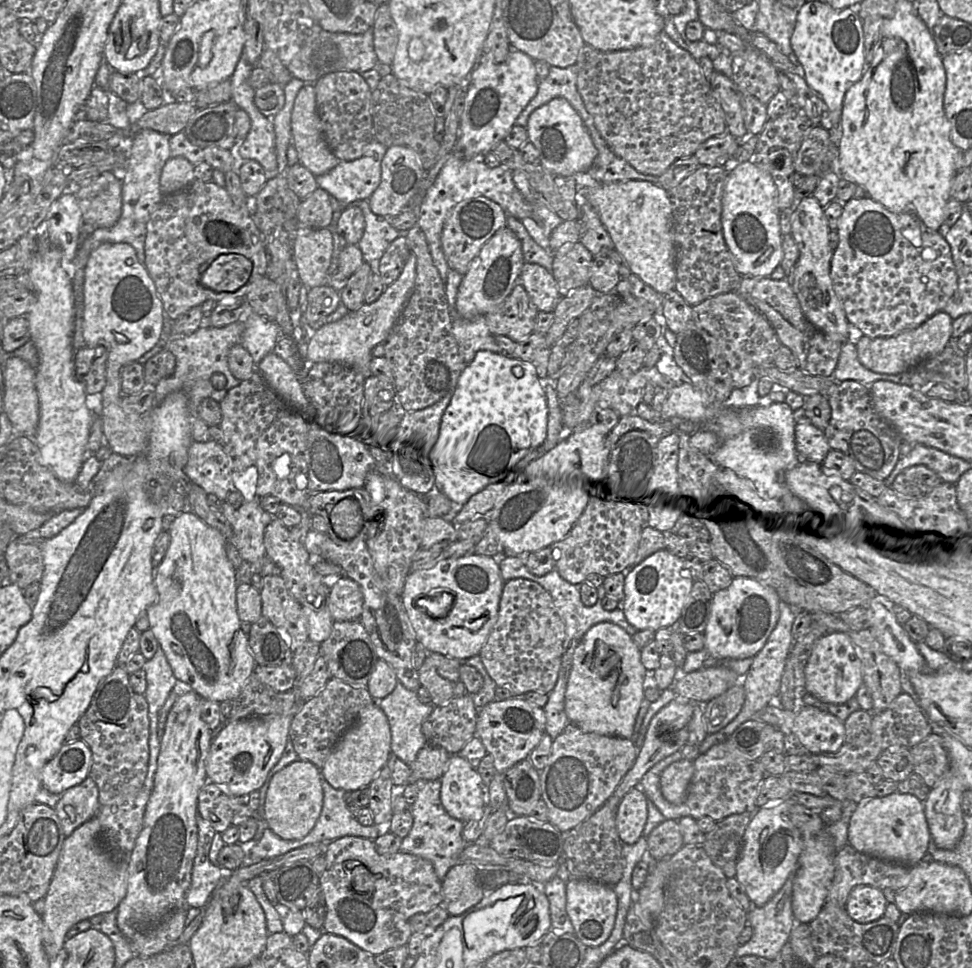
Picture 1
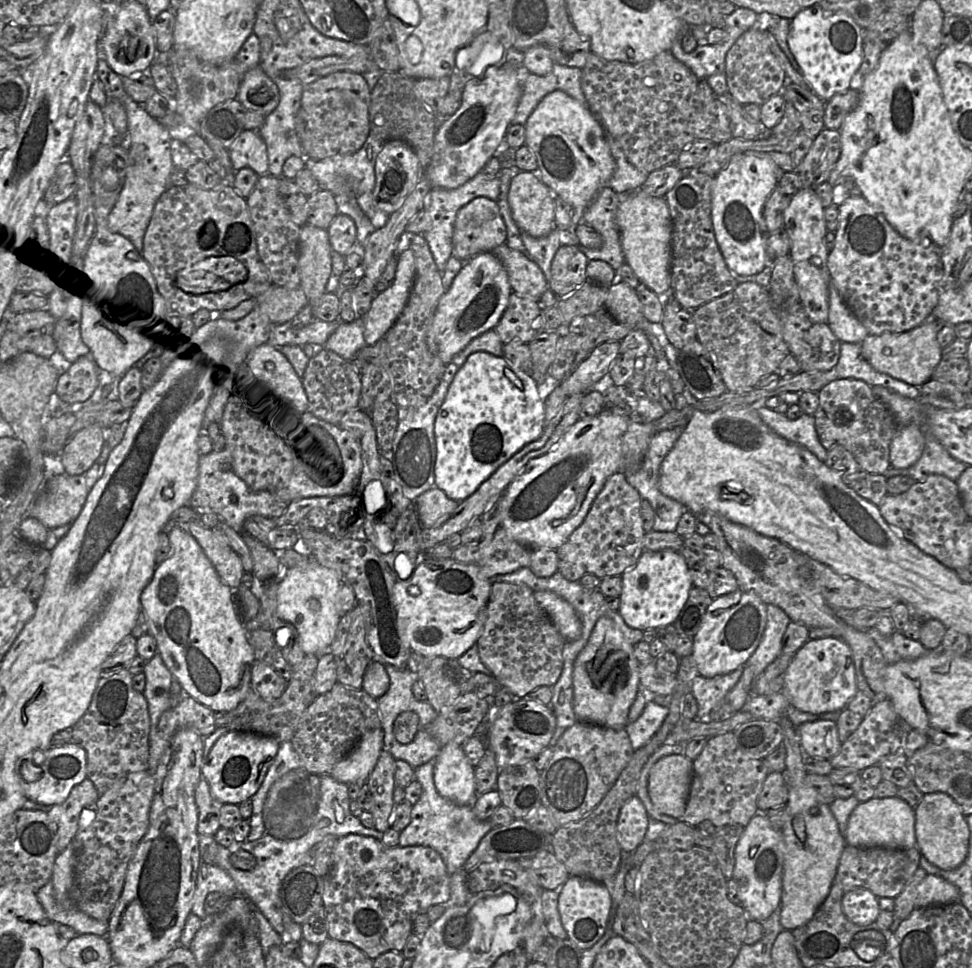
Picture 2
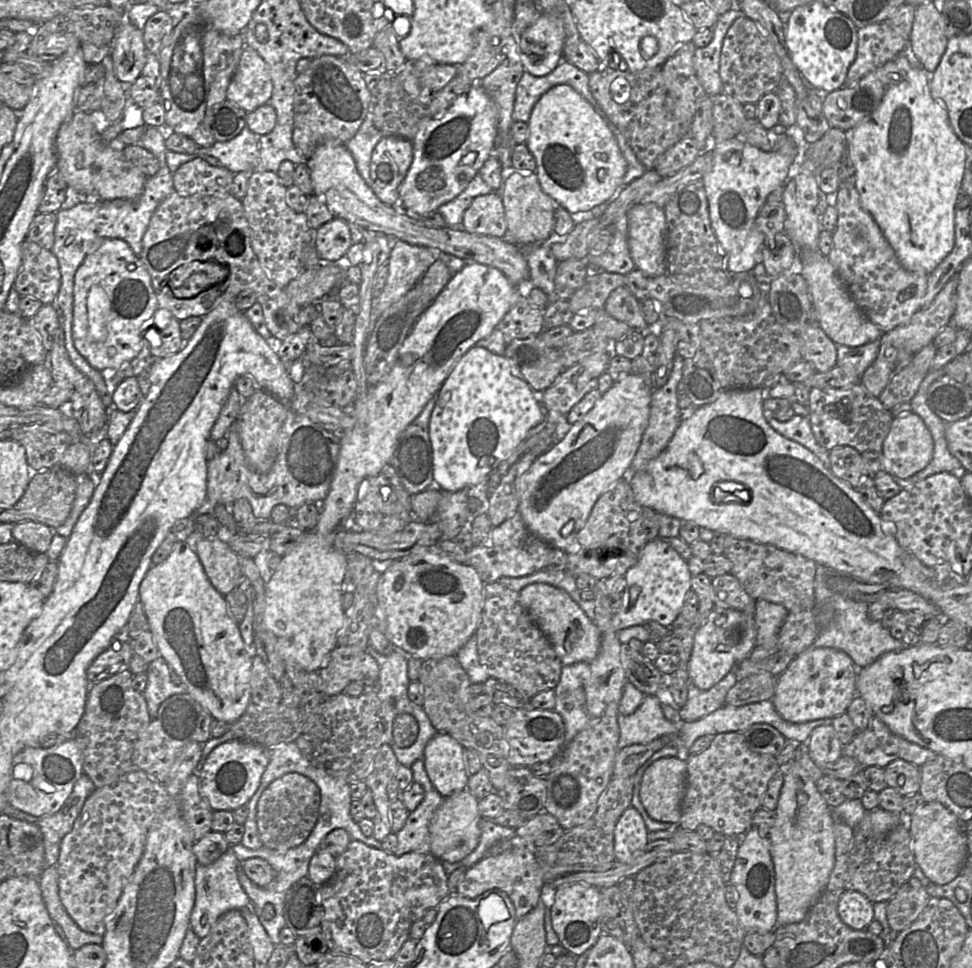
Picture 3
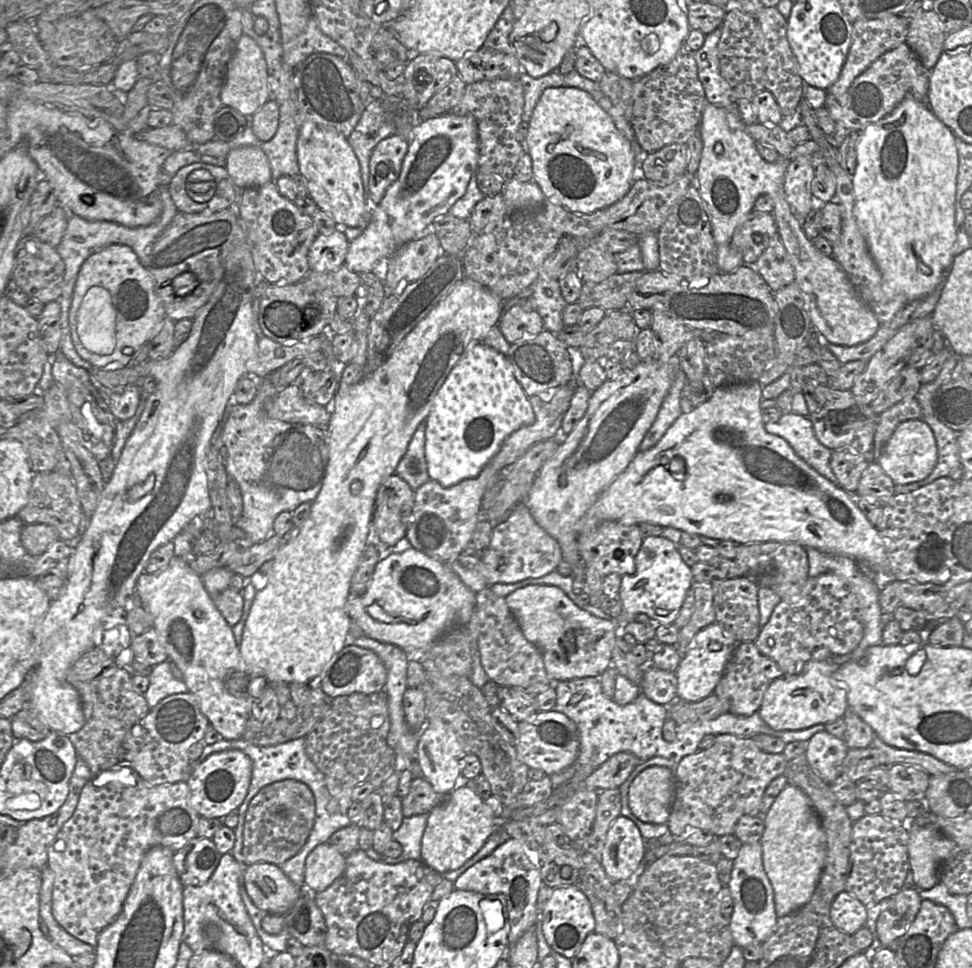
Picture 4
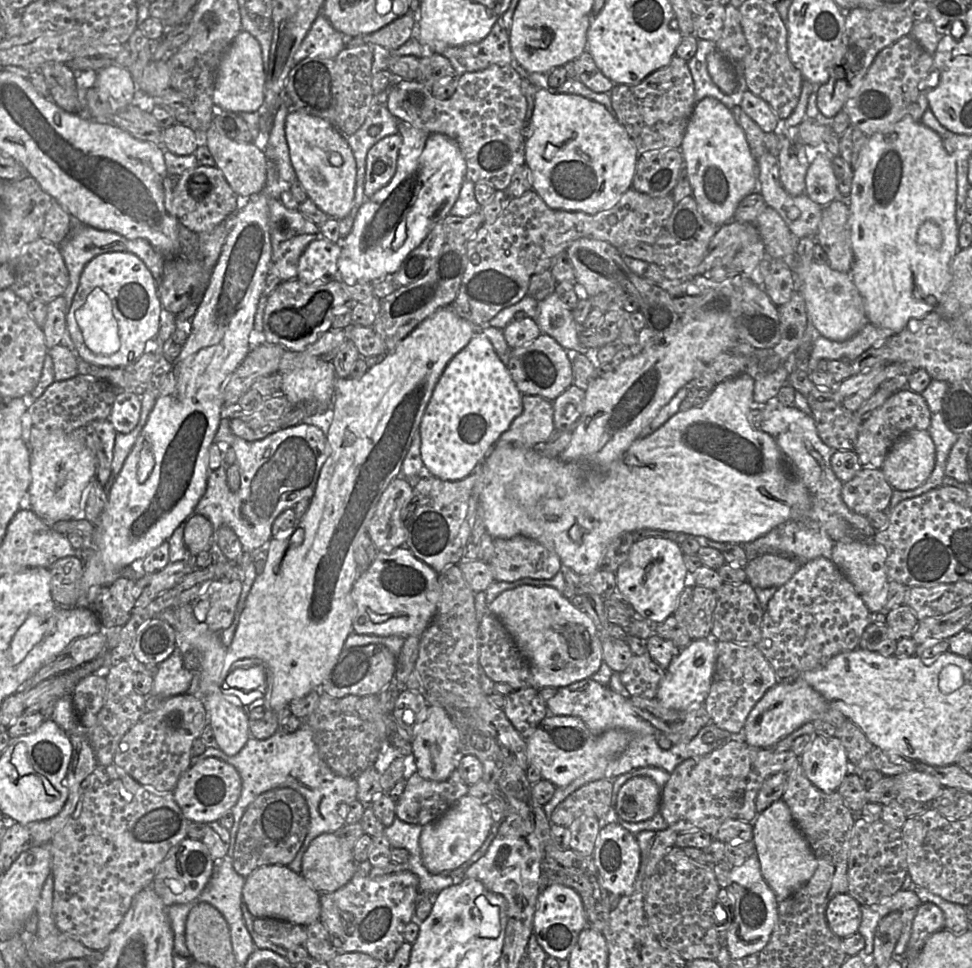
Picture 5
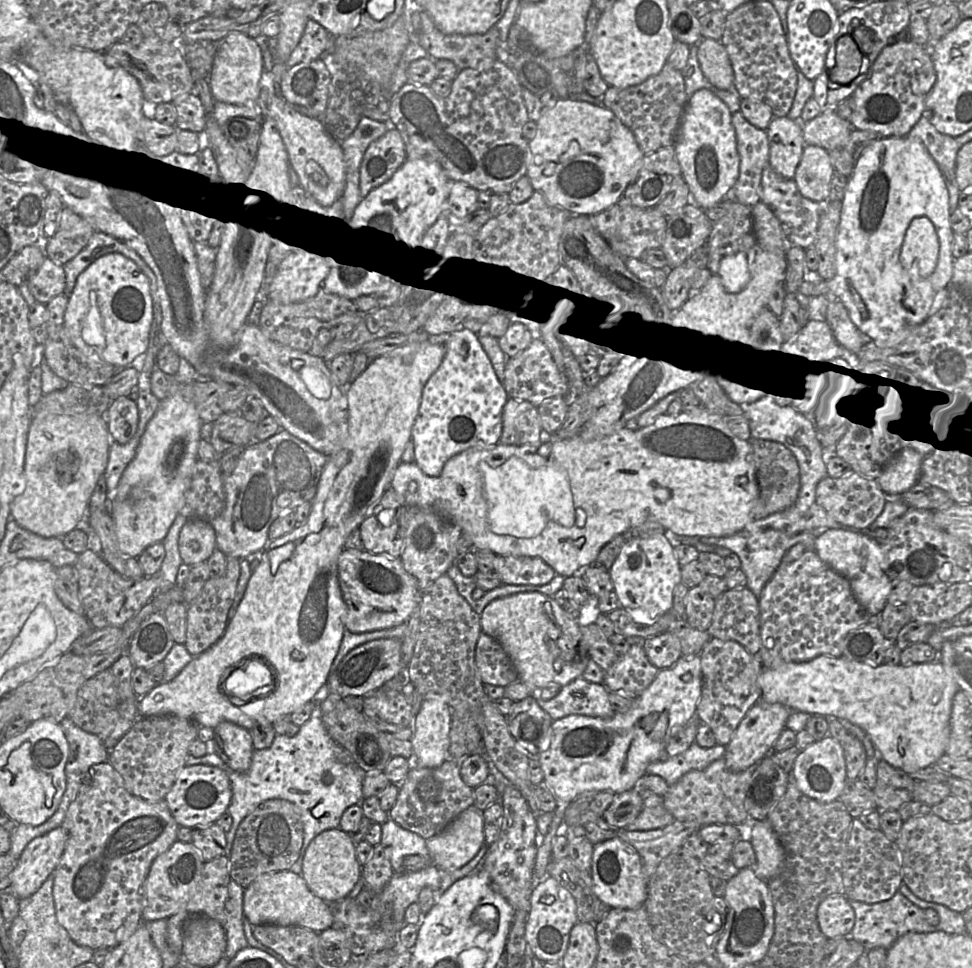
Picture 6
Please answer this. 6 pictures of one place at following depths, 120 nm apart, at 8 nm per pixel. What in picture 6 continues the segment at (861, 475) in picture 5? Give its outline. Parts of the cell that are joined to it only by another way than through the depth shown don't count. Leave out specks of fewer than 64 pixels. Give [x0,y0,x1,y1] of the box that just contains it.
[816,471,889,529]

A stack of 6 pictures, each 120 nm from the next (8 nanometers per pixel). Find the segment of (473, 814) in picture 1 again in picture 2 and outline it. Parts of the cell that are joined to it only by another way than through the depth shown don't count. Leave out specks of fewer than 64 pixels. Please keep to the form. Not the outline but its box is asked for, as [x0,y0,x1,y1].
[434,743,478,807]

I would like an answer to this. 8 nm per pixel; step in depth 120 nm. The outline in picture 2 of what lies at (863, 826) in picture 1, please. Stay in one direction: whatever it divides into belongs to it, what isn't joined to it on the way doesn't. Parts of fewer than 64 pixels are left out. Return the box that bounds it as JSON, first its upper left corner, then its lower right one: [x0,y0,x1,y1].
[844,796,916,849]

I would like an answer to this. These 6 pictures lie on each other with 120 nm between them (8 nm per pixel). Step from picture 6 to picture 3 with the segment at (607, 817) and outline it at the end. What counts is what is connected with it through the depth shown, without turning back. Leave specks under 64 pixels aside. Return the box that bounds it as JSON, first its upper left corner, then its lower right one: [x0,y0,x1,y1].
[639,757,686,823]

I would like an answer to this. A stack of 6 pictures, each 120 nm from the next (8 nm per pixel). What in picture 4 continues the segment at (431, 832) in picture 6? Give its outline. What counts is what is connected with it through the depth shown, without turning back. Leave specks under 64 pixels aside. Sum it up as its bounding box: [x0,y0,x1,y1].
[402,776,446,817]

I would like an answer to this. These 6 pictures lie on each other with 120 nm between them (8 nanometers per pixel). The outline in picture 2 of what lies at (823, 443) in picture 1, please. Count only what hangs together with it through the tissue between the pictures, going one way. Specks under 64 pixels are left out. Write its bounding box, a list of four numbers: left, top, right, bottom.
[757,406,827,462]

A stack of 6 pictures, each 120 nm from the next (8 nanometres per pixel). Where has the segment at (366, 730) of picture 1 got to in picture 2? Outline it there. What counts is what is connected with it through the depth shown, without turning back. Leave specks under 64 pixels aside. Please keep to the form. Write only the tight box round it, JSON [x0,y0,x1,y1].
[330,727,383,784]

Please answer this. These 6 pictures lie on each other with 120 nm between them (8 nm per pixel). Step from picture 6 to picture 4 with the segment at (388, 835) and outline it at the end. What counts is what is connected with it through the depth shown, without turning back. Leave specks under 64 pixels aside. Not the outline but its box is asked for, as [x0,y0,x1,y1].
[366,814,429,864]

